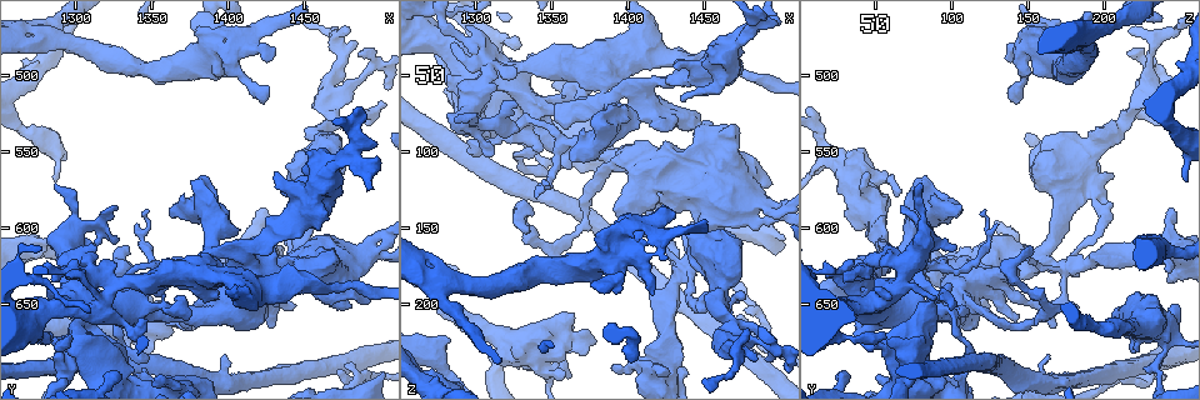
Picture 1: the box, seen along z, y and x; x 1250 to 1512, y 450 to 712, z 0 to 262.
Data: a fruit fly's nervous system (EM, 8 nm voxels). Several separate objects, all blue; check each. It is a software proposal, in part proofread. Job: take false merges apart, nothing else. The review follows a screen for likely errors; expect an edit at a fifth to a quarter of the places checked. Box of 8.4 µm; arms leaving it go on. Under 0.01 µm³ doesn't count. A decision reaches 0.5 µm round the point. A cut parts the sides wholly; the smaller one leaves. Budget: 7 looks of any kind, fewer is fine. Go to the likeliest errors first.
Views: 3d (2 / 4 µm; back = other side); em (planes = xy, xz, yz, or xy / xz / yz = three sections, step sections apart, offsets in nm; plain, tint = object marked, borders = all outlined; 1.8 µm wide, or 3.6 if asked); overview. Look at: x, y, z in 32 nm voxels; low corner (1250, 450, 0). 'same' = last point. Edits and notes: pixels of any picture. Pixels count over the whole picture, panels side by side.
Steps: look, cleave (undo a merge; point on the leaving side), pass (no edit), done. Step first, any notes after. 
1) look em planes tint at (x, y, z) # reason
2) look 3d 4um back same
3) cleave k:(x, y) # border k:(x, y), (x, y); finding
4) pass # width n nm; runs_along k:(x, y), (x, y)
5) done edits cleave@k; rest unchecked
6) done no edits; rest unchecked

look em planes tint at (1280, 472, 190) # sharp bend

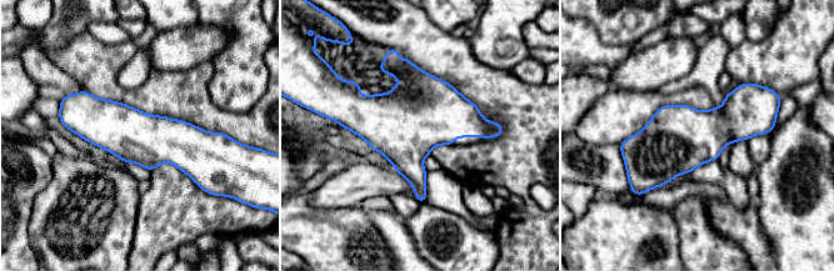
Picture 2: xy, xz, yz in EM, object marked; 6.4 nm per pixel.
pass # continuous, no second cell

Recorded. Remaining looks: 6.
look em 3.6um planes tint at (1336, 648, 74) # abrupt turn

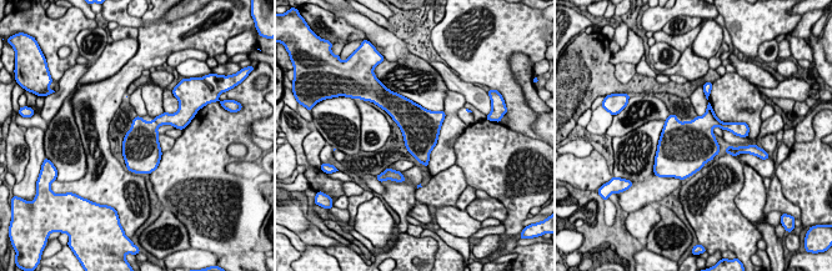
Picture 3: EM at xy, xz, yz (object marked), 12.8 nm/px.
pass # continuous, no second cell

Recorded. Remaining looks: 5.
look em 3.6um planes tint at (1342, 666, 240) # abrupt turn

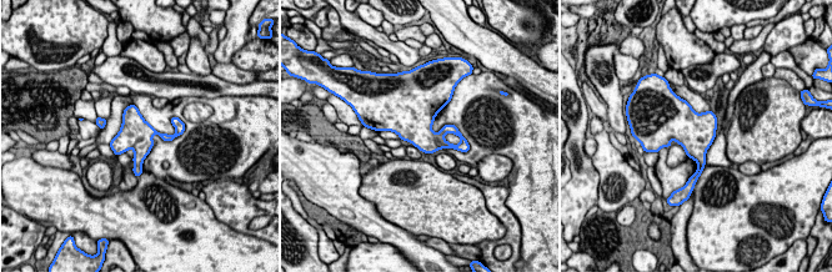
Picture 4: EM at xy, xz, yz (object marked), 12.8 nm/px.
pass # continuous, no second cell

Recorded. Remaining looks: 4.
done no edits; rest unchecked

